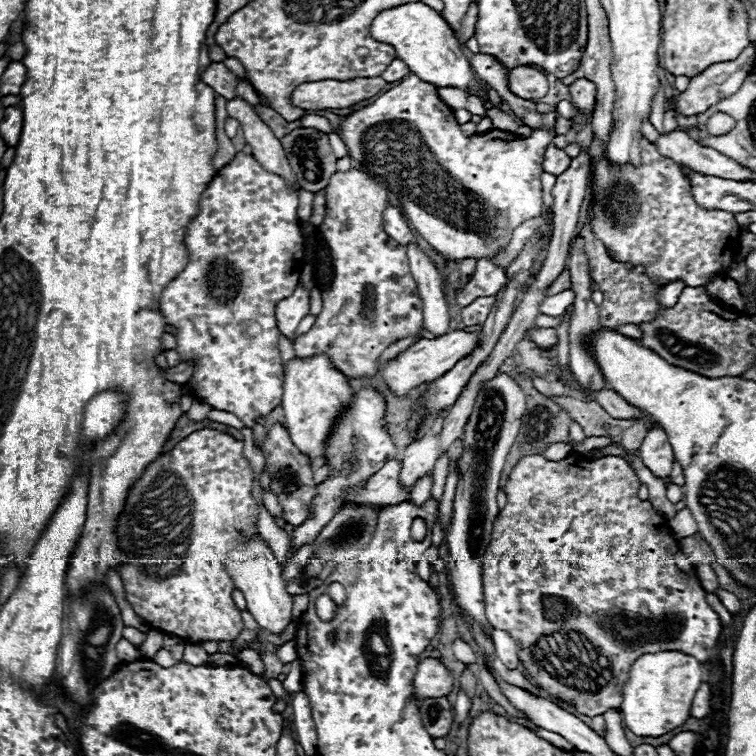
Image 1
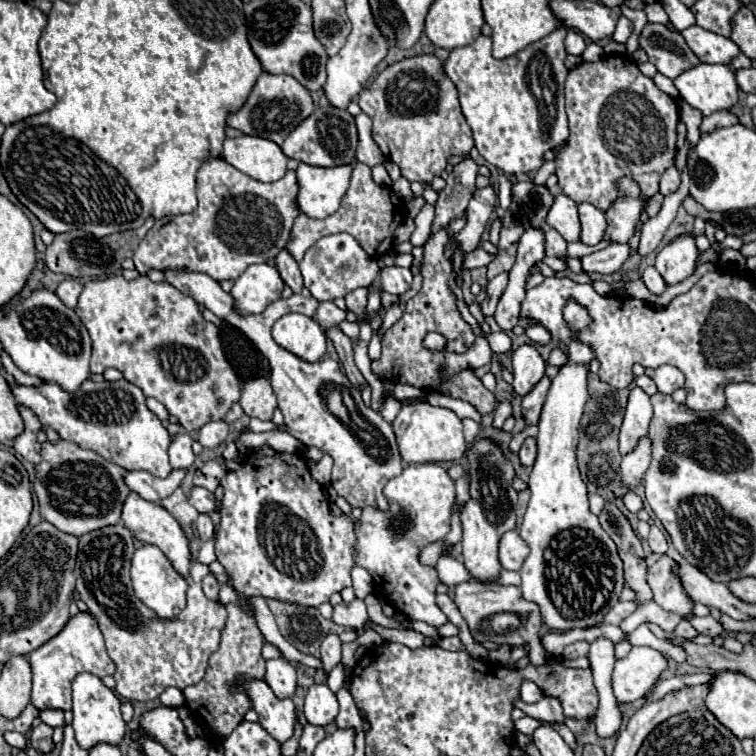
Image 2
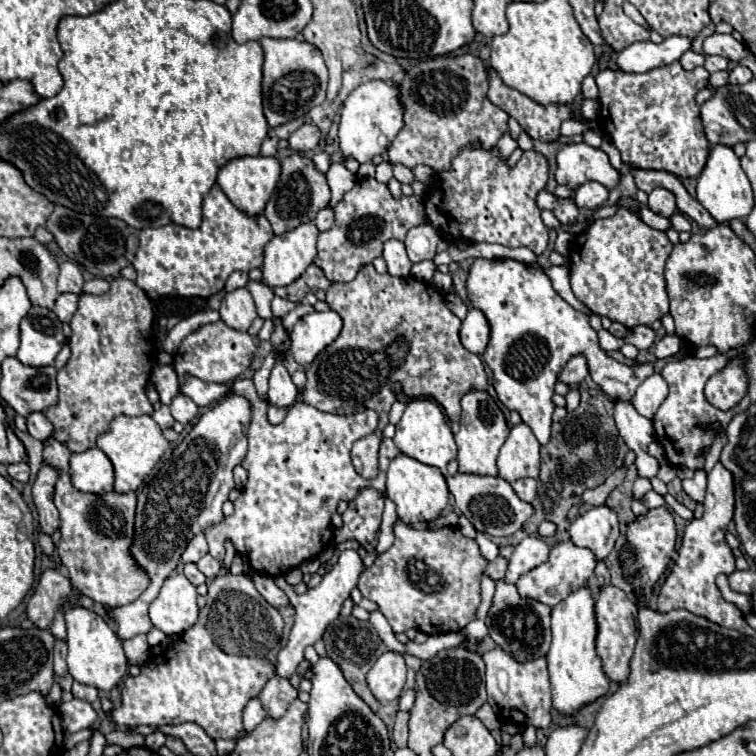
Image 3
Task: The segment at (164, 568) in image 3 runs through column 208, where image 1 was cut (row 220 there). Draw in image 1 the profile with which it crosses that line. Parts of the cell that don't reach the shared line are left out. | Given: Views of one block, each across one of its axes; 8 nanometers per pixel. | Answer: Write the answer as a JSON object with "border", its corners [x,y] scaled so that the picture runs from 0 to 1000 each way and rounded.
{"border":[[[542,98],[526,114],[505,124],[492,140],[460,151],[450,164],[450,177],[466,212],[513,243],[513,251],[524,257],[542,299],[571,328],[587,333],[593,344],[635,344],[653,339],[659,328],[672,323],[680,302],[717,280],[714,230],[720,228],[720,198],[730,188],[735,167],[728,164],[728,151],[717,151],[717,161],[717,169],[704,169],[701,183],[683,183],[683,177],[669,177],[667,172],[619,183],[608,172],[601,146],[582,132],[577,114]]]}

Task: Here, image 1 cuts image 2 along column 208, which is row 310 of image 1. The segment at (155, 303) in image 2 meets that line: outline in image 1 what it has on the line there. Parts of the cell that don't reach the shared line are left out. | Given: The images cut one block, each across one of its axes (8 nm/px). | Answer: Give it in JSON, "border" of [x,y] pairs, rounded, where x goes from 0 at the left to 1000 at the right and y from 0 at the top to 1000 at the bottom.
{"border":[[[463,225],[458,230],[444,228],[431,249],[431,288],[421,302],[434,320],[444,365],[439,370],[439,378],[426,386],[429,407],[418,418],[418,429],[389,452],[389,463],[397,474],[431,466],[439,474],[439,481],[458,500],[497,495],[497,489],[503,487],[500,474],[508,460],[529,447],[550,442],[558,434],[558,397],[540,352],[537,325],[521,320],[505,302],[505,280],[511,275],[511,267],[511,246],[481,225]]]}

